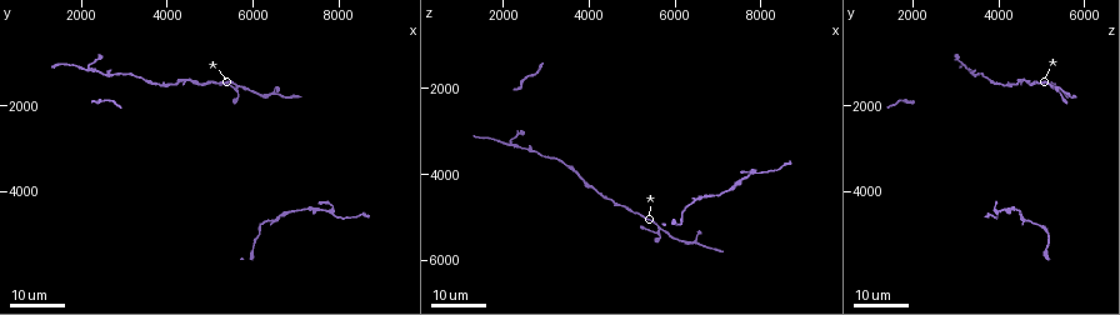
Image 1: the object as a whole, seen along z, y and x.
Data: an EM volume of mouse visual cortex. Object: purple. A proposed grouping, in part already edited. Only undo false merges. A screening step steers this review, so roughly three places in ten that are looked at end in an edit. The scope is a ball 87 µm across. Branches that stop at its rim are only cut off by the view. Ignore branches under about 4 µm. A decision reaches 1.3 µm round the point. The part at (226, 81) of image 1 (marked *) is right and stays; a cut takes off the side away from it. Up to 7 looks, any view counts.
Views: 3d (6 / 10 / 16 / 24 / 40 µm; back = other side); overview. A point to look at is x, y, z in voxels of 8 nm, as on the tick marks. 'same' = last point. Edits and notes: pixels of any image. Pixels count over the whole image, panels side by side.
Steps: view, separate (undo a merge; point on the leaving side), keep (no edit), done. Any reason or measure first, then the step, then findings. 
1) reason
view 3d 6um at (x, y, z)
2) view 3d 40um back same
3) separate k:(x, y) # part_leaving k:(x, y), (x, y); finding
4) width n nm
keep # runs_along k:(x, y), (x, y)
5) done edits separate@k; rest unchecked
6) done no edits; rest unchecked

looks like a crossing
view 3d 16um at (5600, 1500, 5300)

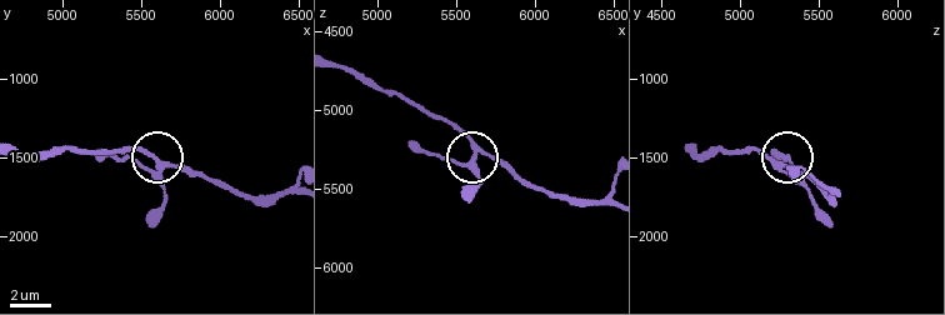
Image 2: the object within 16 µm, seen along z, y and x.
view 3d 6um at (5640, 1540, 5240)

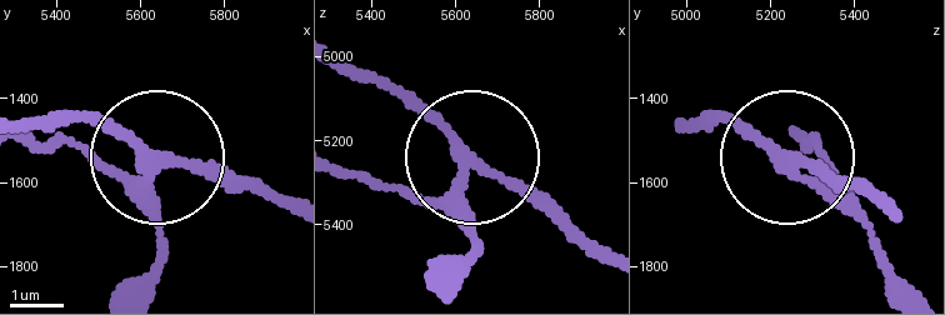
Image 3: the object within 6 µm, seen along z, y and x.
width 230 nm
keep # all the same neuron

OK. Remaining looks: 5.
thick turns thin
view 3d 24um at (6500, 4600, 4600)

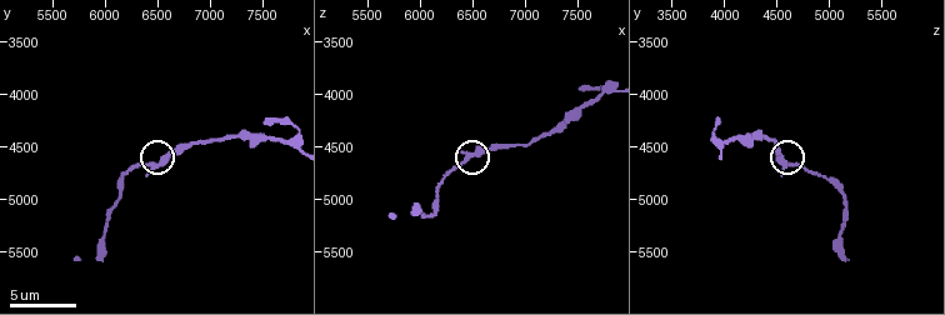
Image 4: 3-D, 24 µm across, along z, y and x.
view 3d 10um at (6460, 4700, 4600)

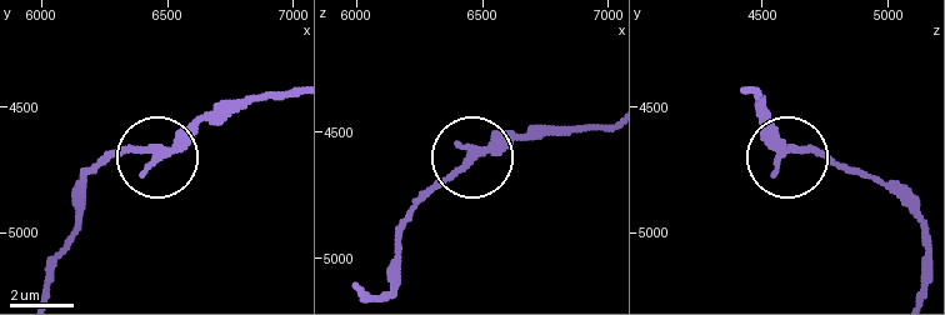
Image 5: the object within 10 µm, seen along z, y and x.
arms 3
keep # continuous, no second neuron

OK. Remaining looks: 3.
view 3d 6um at (7000, 4420, 4480)

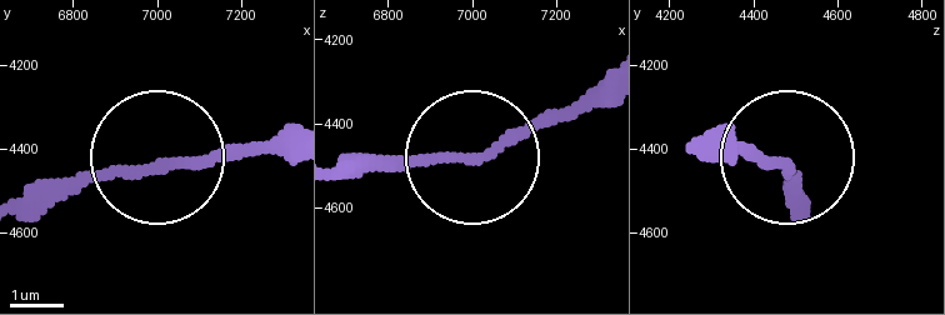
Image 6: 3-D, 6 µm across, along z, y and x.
view 3d 6um back at (7000, 4450, 4475)

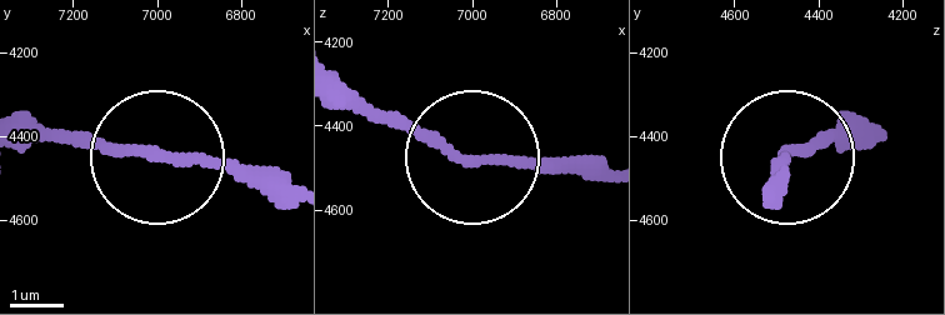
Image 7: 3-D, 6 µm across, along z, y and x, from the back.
width 170 nm
keep # one neuron here

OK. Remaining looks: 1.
done no edits; rest unchecked

